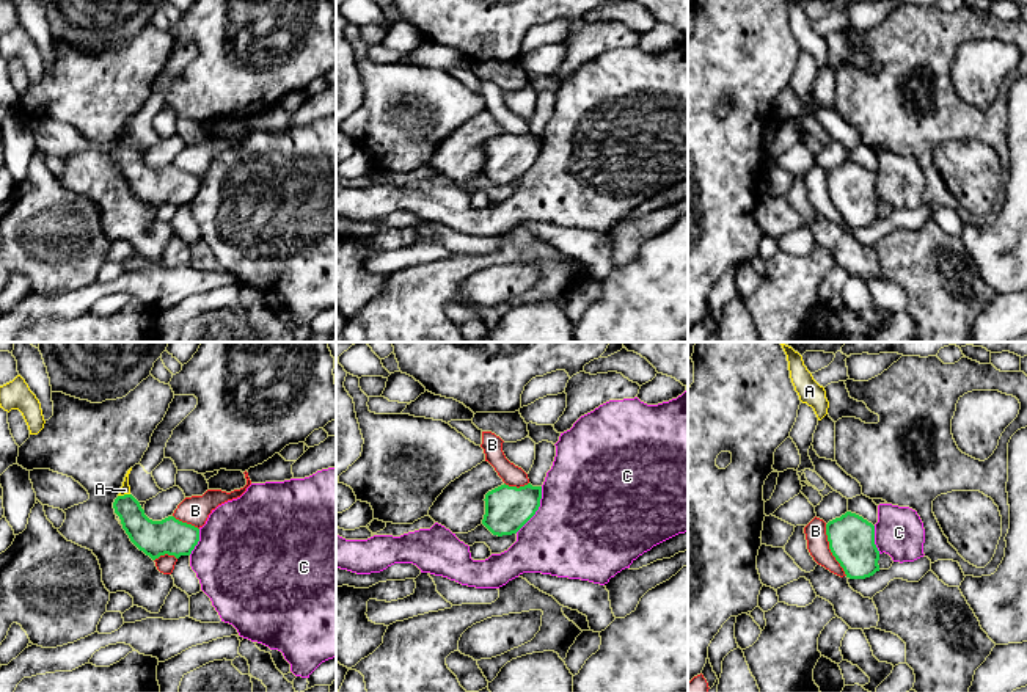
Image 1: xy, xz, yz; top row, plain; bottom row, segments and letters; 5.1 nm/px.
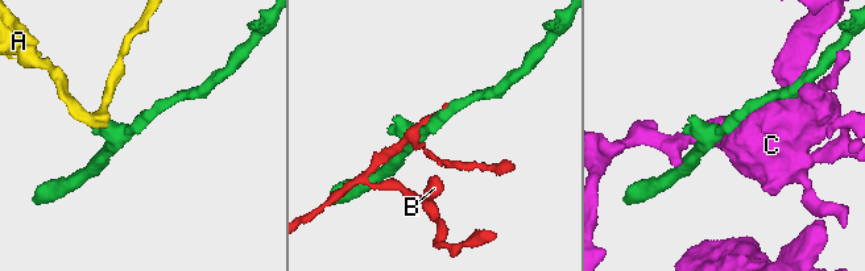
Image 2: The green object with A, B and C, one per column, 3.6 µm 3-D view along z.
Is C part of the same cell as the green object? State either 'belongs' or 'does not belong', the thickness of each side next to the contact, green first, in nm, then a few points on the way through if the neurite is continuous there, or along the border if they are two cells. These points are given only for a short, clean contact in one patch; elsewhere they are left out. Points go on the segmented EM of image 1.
does not belong | 240/500 nm

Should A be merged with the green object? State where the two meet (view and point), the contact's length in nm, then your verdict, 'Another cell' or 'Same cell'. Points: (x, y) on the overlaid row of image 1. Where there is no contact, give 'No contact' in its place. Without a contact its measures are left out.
Touches green at xy (124, 495). Shared border 70 nm. Another cell

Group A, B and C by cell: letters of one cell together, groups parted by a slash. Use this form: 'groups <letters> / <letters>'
groups A / B / C

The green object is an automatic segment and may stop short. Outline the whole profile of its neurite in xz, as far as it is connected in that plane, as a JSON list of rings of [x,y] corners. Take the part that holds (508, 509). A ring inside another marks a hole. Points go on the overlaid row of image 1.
[[[501,485],[485,494],[482,524],[498,537],[517,534],[539,510],[542,486]]]

